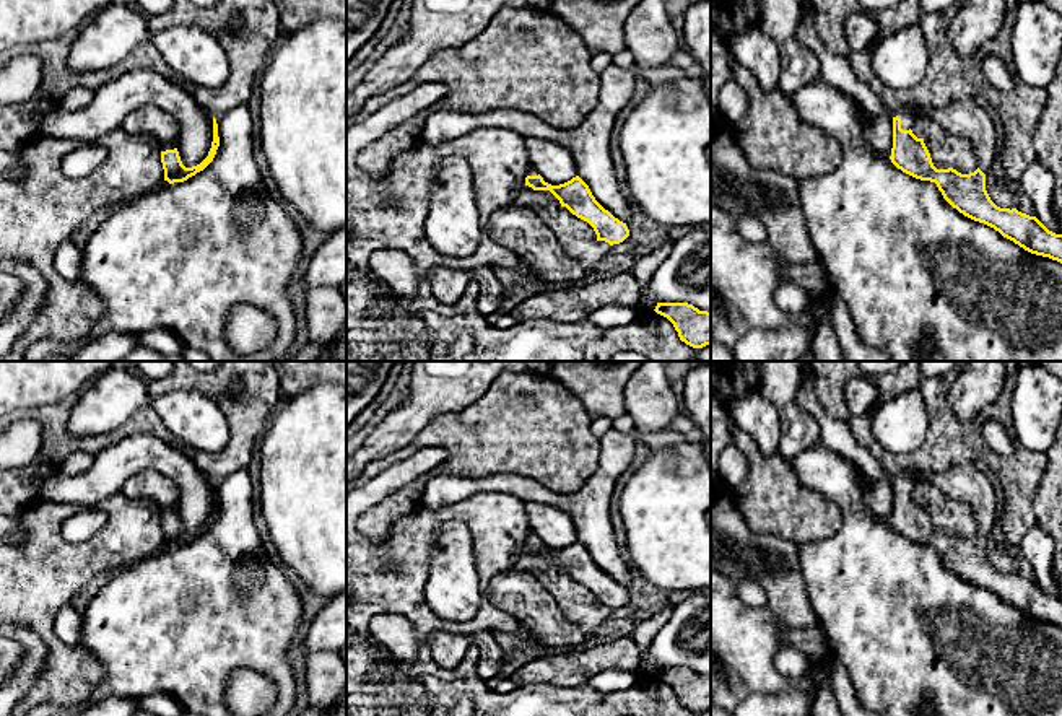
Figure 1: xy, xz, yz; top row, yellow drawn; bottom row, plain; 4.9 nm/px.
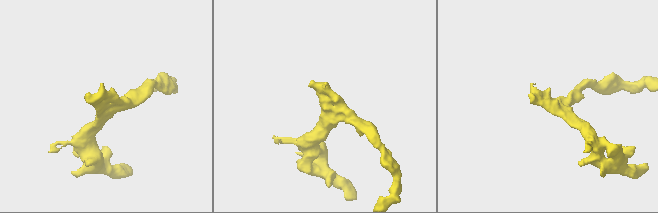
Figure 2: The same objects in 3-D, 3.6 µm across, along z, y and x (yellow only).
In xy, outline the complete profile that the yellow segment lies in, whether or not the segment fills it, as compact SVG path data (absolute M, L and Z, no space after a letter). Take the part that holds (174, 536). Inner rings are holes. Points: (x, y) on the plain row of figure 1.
M140 470L132 475L120 490L127 496L151 500L161 509L161 527L164 545L169 548L184 547L203 535L215 522L220 511L218 488L213 482L213 506L208 521L197 530L185 532L176 513L176 501L181 496L179 487L166 475L156 470Z

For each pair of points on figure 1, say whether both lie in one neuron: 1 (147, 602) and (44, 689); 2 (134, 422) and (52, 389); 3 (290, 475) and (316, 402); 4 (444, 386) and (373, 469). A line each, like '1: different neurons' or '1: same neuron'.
1: different neurons
2: different neurons
3: same neuron
4: different neurons

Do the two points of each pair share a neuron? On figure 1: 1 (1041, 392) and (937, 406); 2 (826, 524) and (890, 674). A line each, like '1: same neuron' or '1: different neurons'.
1: different neurons
2: different neurons

